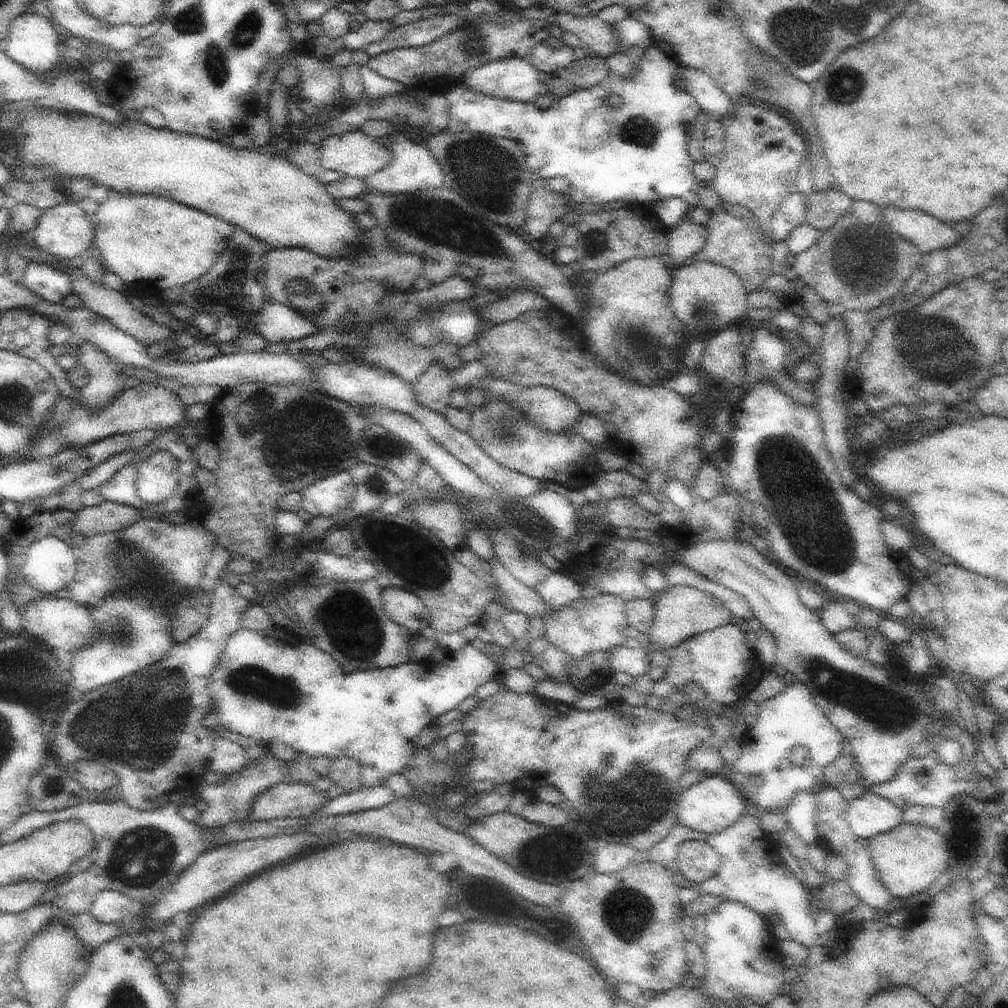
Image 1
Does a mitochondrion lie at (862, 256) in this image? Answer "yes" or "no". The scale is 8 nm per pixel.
yes

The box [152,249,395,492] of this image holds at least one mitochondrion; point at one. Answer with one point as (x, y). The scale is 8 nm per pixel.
(301, 291)

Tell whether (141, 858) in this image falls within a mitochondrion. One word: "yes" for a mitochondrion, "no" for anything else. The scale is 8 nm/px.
yes

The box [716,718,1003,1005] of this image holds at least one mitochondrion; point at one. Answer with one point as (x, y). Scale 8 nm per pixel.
(966, 832)

